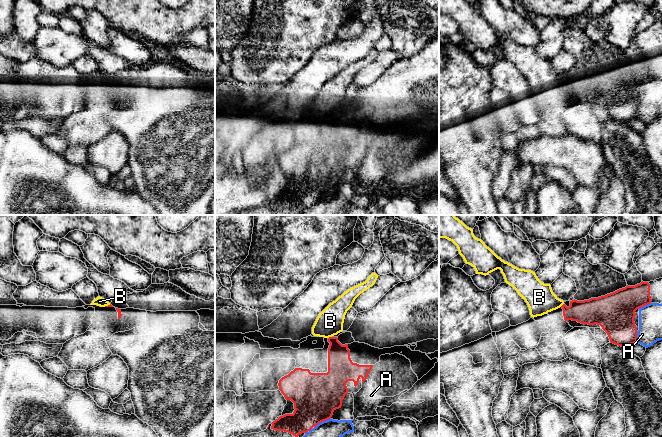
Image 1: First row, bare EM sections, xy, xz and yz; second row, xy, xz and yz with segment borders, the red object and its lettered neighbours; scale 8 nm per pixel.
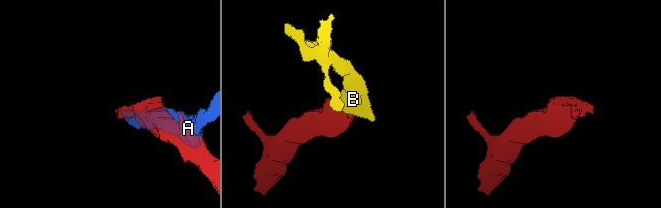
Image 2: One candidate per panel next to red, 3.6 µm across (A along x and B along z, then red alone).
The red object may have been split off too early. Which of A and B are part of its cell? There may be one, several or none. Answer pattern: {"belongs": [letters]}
{"belongs": []}

